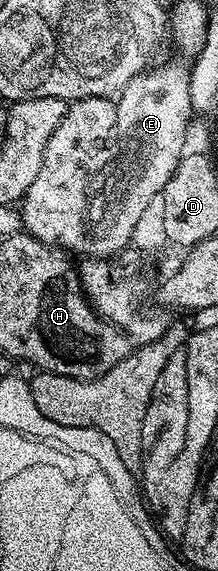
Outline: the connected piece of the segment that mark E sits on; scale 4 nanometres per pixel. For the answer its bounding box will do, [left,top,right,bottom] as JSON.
[19,64,194,256]

